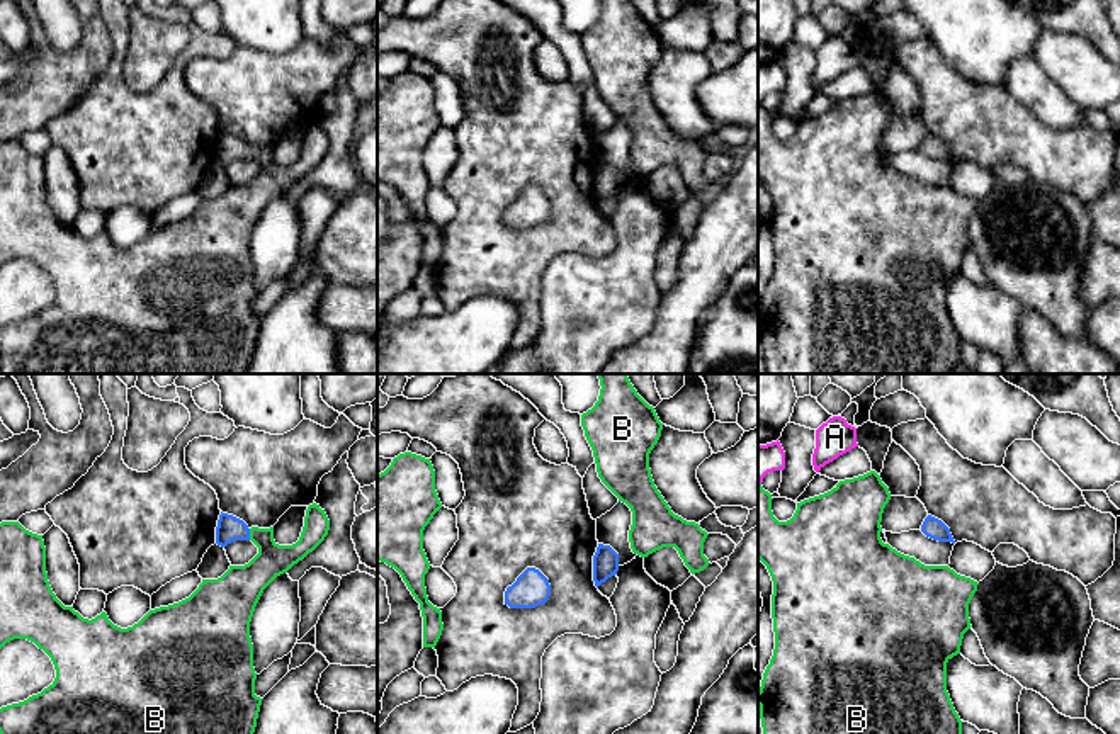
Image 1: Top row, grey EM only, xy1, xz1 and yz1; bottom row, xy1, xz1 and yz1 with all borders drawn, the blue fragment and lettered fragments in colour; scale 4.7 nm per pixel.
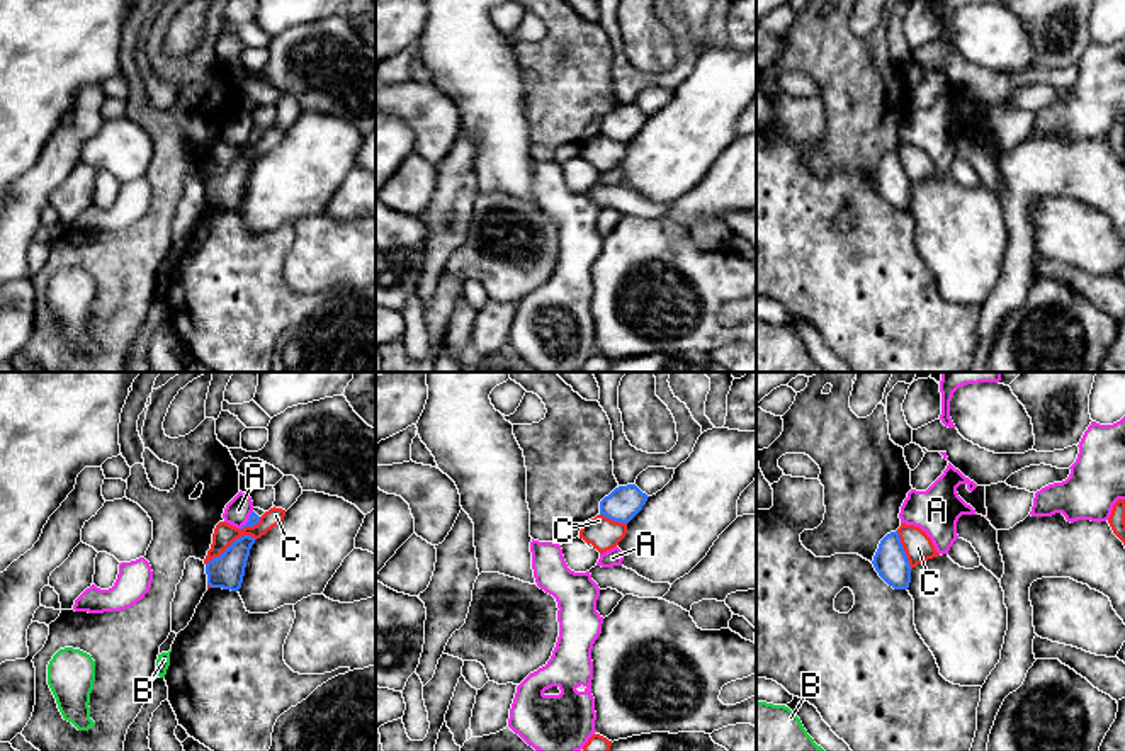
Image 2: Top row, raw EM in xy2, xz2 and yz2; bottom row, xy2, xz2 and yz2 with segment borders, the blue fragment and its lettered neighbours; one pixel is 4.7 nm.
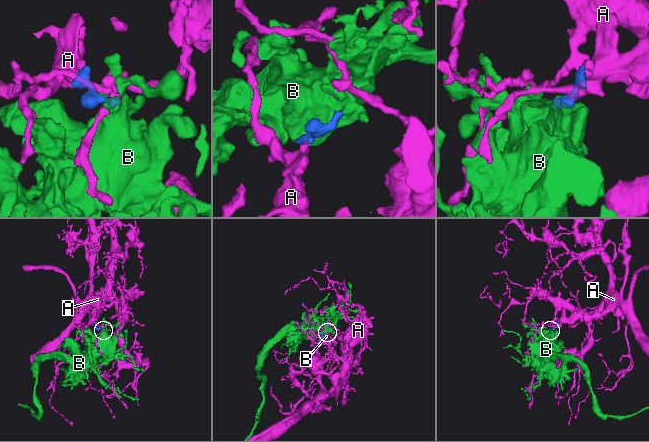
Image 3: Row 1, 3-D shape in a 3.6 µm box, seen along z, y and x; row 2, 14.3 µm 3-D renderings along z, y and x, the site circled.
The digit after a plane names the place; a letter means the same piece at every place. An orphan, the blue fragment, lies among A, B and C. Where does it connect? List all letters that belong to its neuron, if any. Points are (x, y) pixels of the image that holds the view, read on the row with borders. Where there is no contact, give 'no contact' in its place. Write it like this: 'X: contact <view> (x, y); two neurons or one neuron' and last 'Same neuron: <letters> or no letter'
A: contact xy2 (248, 520); two neurons
B: contact xy1 (248, 534); one neuron
C: contact xy2 (231, 544); two neurons
Same neuron: B

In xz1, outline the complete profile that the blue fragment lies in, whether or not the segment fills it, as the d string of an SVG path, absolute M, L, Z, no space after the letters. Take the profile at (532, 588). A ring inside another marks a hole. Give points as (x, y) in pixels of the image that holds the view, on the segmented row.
M527 567L505 591L505 605L510 608L535 608L551 596L549 579L535 567Z

